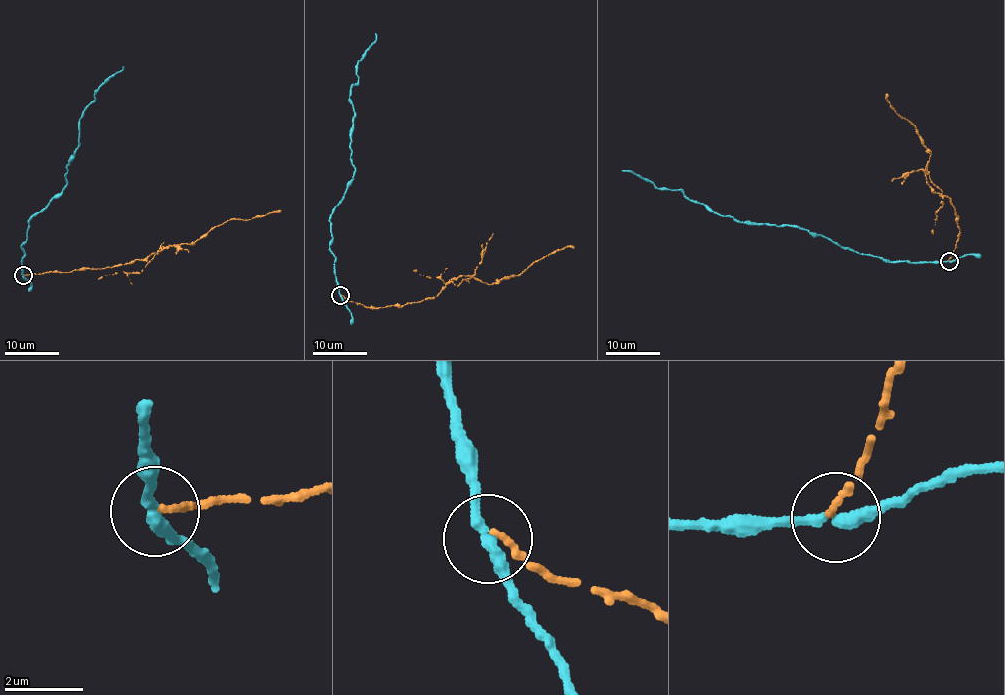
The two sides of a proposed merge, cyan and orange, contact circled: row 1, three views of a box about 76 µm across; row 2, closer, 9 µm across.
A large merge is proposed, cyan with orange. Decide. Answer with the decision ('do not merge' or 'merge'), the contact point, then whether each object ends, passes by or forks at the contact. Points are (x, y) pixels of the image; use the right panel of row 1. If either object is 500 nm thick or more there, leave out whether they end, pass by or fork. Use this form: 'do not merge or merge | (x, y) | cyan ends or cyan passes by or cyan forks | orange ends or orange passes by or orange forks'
do not merge | (949, 261) | cyan passes by | orange ends

